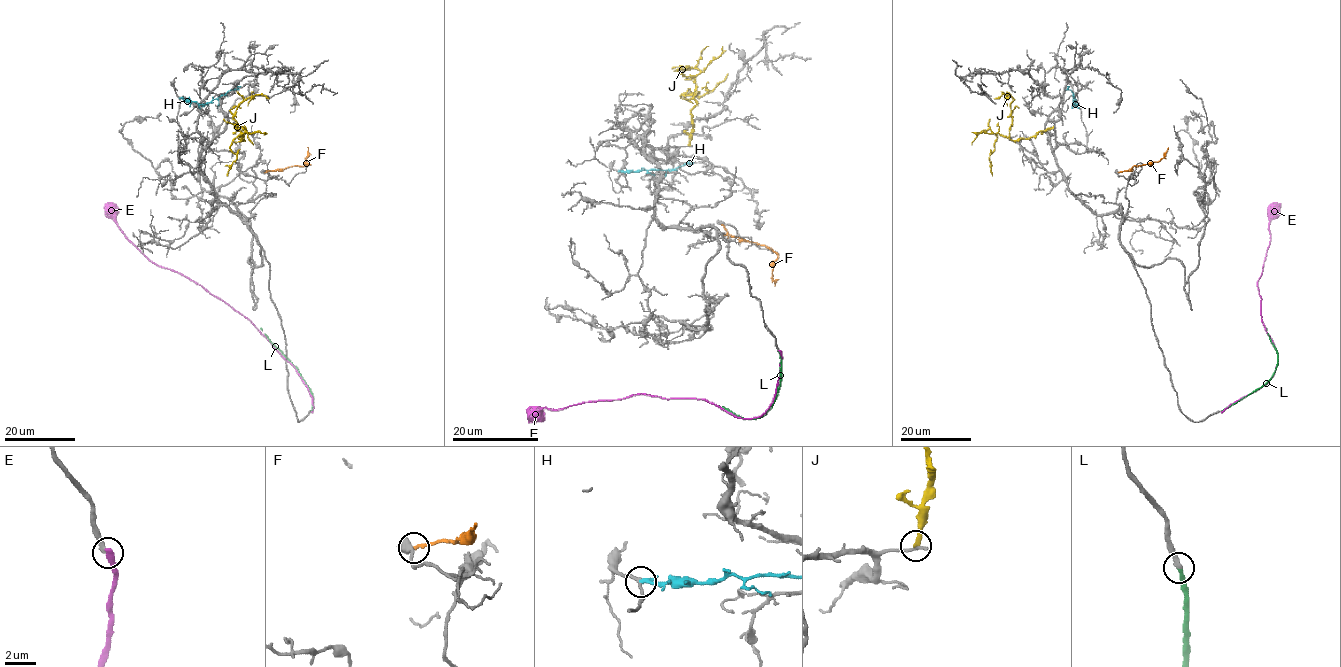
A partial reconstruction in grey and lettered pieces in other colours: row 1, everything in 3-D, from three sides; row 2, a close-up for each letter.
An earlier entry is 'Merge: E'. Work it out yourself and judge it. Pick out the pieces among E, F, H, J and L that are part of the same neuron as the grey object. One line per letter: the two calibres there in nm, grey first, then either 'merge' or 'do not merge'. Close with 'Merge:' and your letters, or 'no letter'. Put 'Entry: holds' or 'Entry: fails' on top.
Entry: fails
E: 280/340 nm | do not merge
F: 460/220 nm | do not merge
H: 200/260 nm | do not merge
J: 240/280 nm | do not merge
L: 280/240 nm | do not merge
Merge: no letter

